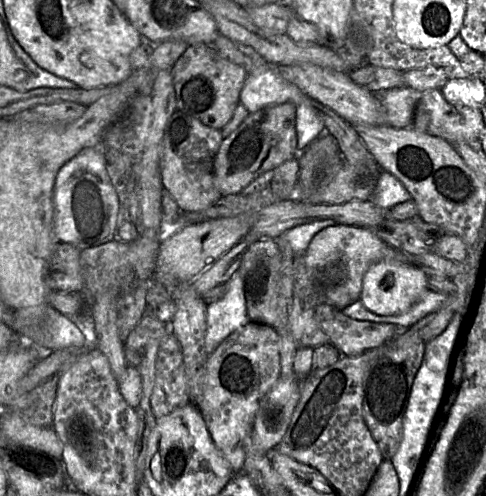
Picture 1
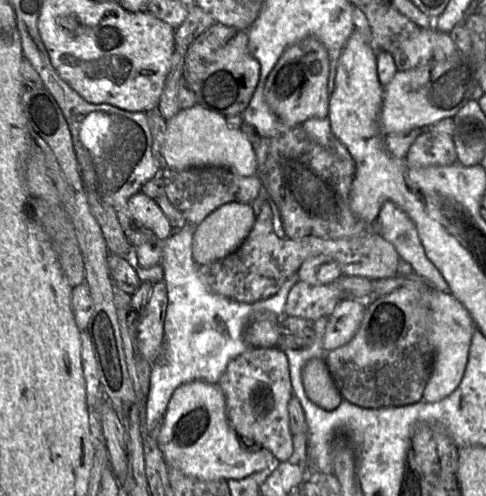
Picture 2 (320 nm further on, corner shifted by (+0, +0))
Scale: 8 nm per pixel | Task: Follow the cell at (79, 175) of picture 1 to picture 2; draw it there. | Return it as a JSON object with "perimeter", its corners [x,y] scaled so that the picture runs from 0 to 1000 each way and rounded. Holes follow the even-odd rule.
{"perimeter":[[[103,119],[76,145],[91,175],[119,208],[144,262],[171,369],[239,423],[311,361],[329,355],[337,335],[313,302],[313,272],[300,228],[267,226],[226,210],[191,210],[132,163]]]}

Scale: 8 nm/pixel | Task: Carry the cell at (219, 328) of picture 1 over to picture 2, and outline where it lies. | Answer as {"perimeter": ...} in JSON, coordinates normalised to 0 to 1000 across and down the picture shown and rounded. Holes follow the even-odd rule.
{"perimeter":[[[383,448],[340,486],[331,532],[346,585],[346,623],[337,659],[337,722],[313,736],[300,831],[302,867],[311,873],[331,855],[364,782],[403,766],[449,776],[473,728],[514,700],[502,671],[525,633],[556,629],[584,639],[597,583],[613,569],[613,548],[607,548],[564,597],[523,611],[488,609],[434,591],[420,577],[407,548],[409,534],[395,514],[397,476],[405,456]]]}

